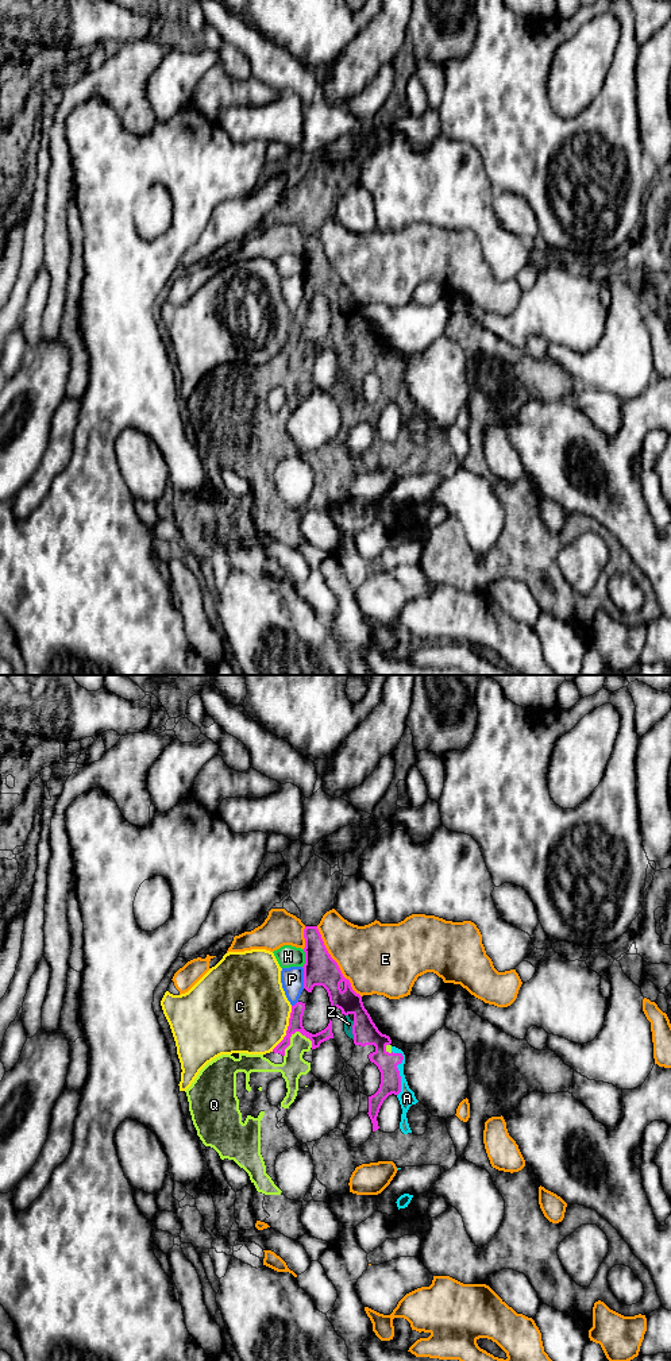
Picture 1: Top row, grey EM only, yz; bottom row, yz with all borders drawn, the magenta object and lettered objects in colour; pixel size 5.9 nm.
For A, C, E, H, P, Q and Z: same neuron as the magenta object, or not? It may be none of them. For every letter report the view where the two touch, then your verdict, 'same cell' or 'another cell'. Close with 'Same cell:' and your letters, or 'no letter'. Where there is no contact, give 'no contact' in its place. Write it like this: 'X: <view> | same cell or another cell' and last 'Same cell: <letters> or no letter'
A: yz | same cell
C: yz | another cell
E: yz | another cell
H: yz | another cell
P: yz | another cell
Q: yz | same cell
Z: yz | same cell
Same cell: A, Q, Z

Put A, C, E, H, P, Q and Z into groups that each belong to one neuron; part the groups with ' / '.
A Q Z / C / E / H / P

